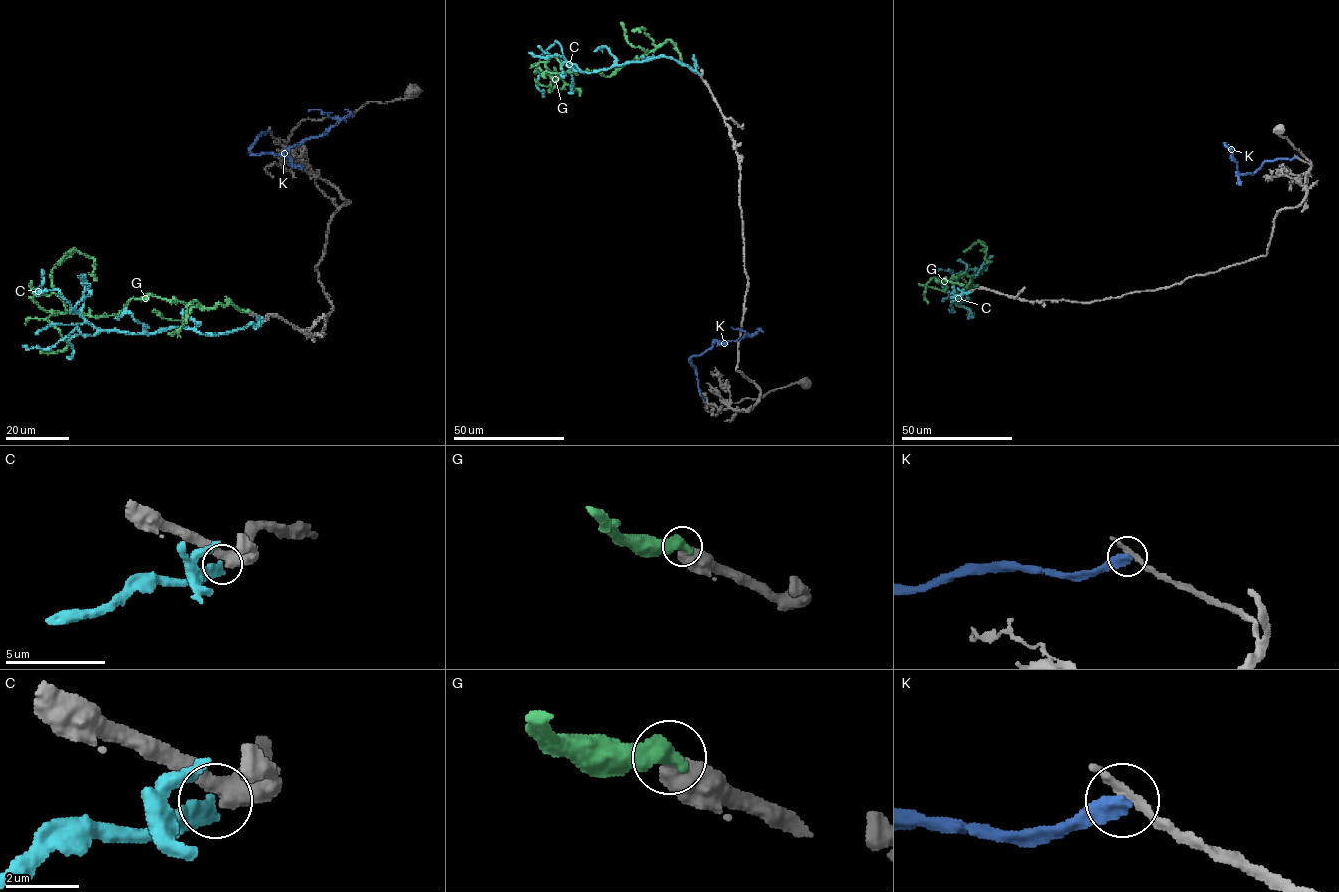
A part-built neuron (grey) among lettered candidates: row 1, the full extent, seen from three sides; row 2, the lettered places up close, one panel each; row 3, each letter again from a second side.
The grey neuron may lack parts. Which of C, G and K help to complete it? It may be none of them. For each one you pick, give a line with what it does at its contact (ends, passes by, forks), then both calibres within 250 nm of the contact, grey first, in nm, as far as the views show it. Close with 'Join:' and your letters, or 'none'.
Join: none

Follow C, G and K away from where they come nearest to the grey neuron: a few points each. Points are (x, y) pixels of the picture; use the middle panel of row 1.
C: (699, 74), (663, 56), (593, 72), (574, 71), (555, 41), (538, 64), (536, 86), (543, 91), (542, 97)
G: (689, 66), (666, 40), (608, 76), (565, 71), (551, 84), (549, 91), (567, 84), (579, 96)
K: (704, 400), (690, 359), (709, 350), (715, 342), (752, 336), (731, 327)

